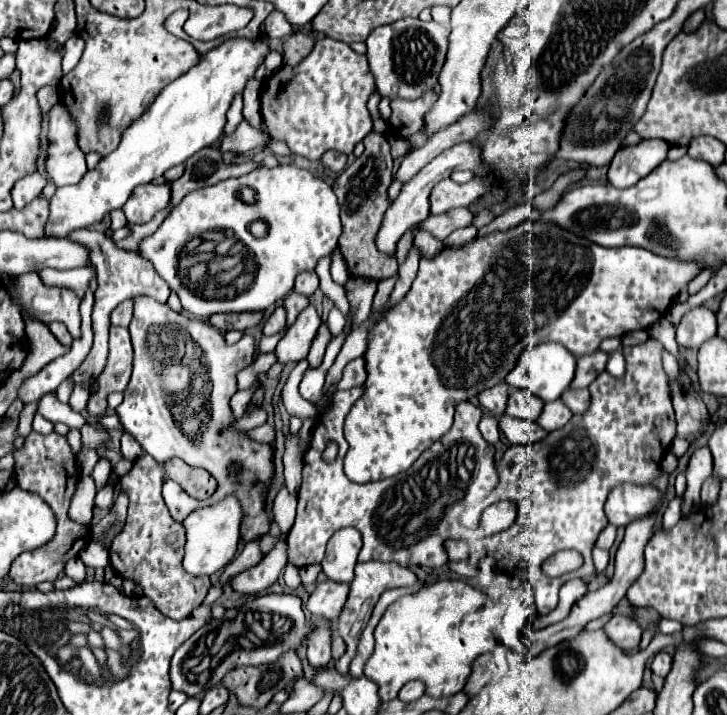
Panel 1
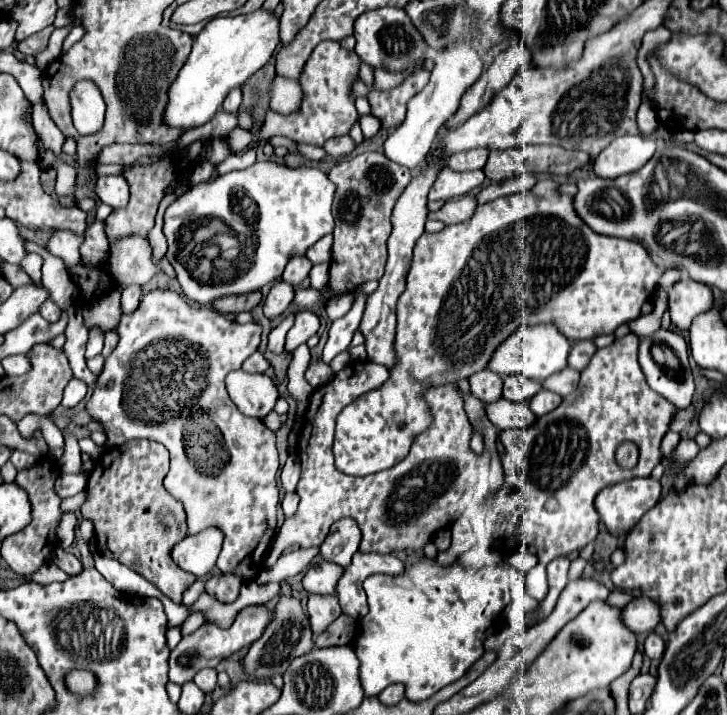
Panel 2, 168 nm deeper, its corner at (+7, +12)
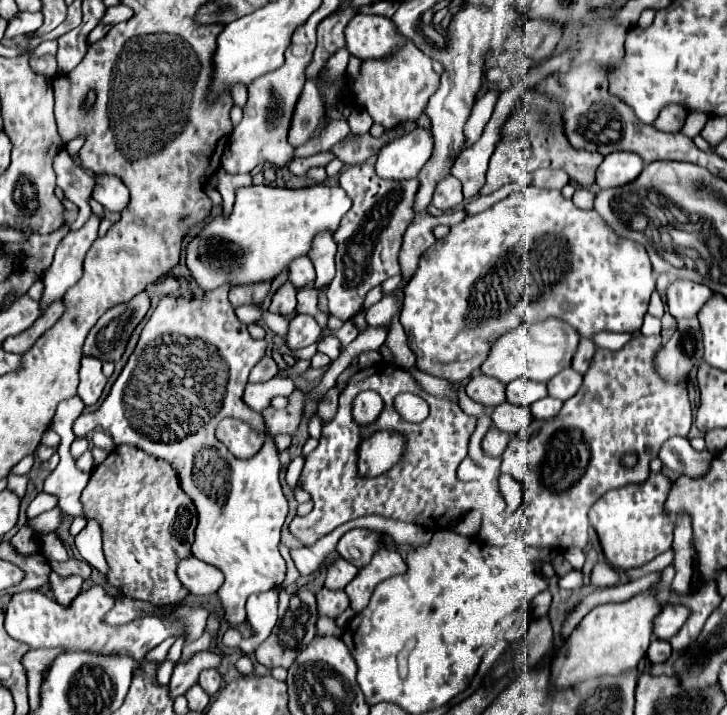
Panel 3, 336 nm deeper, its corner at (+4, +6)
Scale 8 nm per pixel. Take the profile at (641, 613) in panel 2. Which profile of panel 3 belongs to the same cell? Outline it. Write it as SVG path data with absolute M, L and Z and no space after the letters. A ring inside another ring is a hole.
M665 604L663 612L655 620L655 636L661 640L673 638L681 630L689 614L689 608L683 604Z

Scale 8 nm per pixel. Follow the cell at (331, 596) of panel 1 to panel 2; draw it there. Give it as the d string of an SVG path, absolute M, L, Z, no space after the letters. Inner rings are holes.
M322 562L322 564L314 564L308 568L308 572L302 578L302 588L308 594L320 594L320 596L328 596L336 592L336 582L340 580L344 568L330 564L330 562Z

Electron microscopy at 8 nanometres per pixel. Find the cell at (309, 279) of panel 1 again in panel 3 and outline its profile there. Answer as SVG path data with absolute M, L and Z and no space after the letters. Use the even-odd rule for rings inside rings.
M299 256L289 266L289 282L299 290L305 288L309 282L315 280L315 268L313 262L307 256Z

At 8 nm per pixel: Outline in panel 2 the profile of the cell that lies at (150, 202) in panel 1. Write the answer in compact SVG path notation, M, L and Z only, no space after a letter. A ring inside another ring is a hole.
M100 176L96 180L96 194L104 204L112 208L122 208L128 204L130 198L128 180L124 176Z

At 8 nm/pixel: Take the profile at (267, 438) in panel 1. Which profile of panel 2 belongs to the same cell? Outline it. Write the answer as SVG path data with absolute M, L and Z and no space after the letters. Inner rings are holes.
M271 411L263 418L263 422L268 429L275 432L281 427L281 425L286 421L286 419L286 414L280 416L279 414L276 414L276 412Z

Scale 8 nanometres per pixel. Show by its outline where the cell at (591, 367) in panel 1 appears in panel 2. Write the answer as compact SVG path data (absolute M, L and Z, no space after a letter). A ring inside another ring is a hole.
M580 340L580 342L574 342L572 344L572 350L570 350L570 356L568 356L568 366L574 368L574 370L584 370L590 362L590 358L594 356L596 352L596 344L592 340Z

